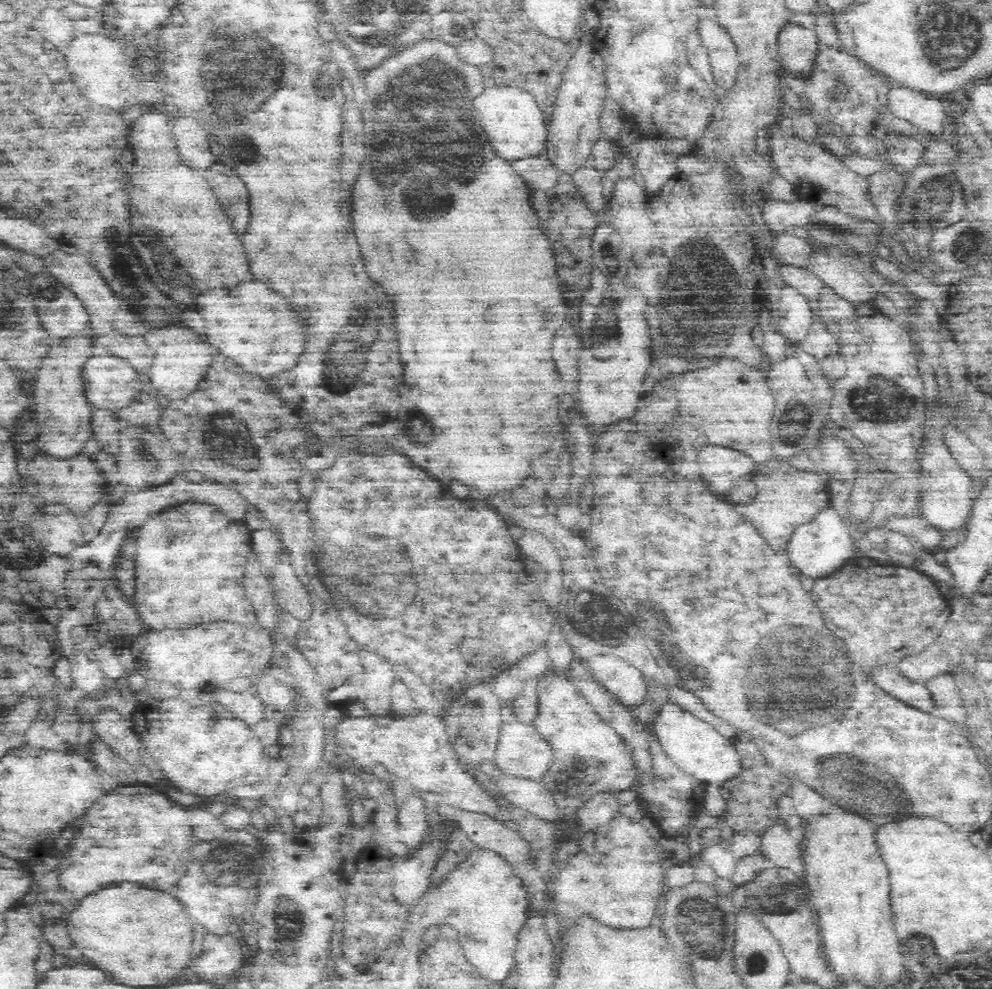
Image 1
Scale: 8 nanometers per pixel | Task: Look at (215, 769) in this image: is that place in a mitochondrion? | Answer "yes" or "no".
no

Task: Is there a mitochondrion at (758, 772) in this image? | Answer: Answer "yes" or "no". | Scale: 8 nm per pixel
no

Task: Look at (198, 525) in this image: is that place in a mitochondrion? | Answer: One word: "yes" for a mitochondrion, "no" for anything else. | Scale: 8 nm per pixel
no

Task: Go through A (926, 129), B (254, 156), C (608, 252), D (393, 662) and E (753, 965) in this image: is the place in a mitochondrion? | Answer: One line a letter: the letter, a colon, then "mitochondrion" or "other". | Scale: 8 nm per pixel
A: other
B: mitochondrion
C: mitochondrion
D: other
E: mitochondrion

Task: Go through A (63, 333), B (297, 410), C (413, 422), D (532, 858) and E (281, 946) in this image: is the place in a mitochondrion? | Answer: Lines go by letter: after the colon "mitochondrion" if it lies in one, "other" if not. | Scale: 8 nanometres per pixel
A: other
B: other
C: mitochondrion
D: other
E: mitochondrion

